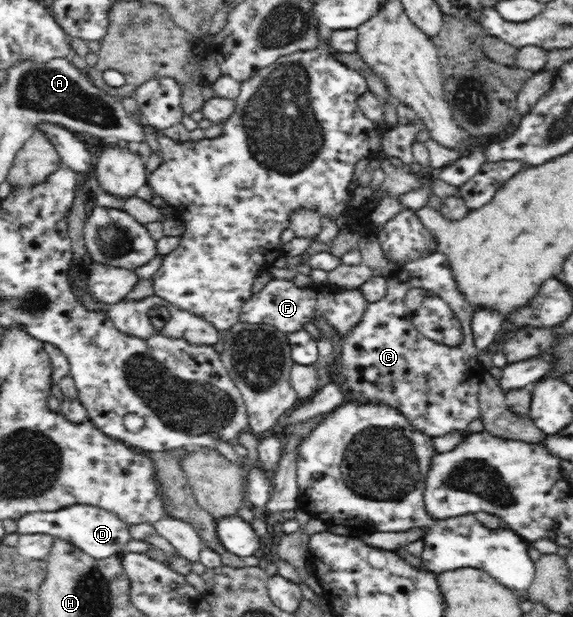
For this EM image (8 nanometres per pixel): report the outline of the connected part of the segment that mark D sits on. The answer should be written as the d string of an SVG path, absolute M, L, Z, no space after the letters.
M86 504L71 505L58 511L27 513L17 521L17 531L21 534L43 533L53 535L69 541L95 558L107 558L126 551L127 543L132 539L128 527L129 524L124 523L113 513Z

